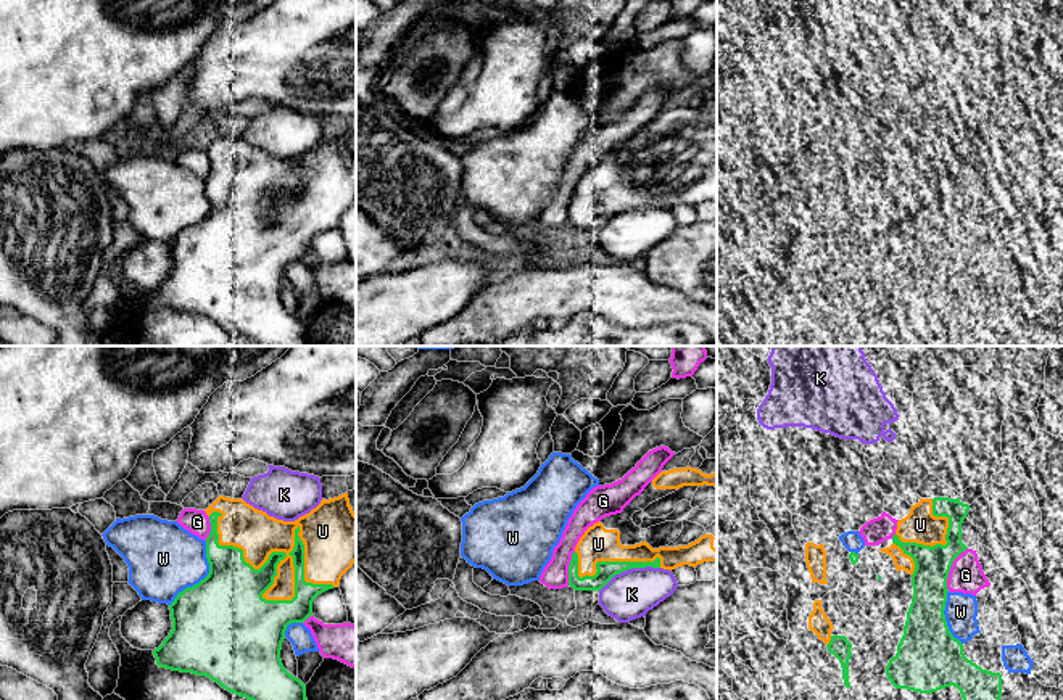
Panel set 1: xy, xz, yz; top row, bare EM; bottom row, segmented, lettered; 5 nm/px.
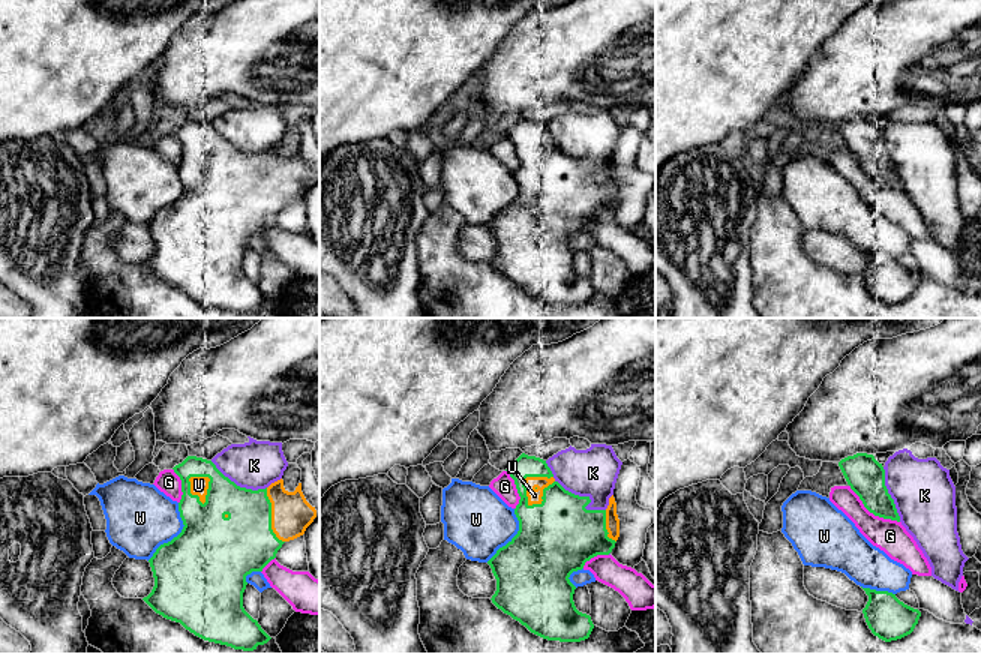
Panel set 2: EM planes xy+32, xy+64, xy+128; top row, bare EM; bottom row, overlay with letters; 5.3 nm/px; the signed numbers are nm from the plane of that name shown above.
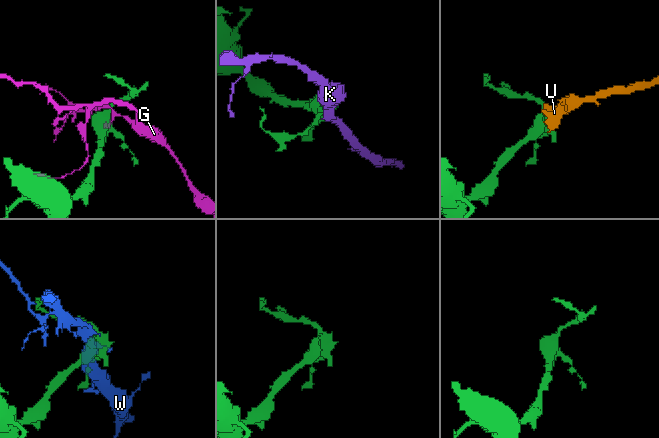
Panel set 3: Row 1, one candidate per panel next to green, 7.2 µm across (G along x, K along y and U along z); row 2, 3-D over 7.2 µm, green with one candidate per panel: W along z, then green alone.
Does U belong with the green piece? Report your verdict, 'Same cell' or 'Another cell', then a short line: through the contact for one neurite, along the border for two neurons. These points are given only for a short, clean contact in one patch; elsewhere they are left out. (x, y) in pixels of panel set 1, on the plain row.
Same cell

